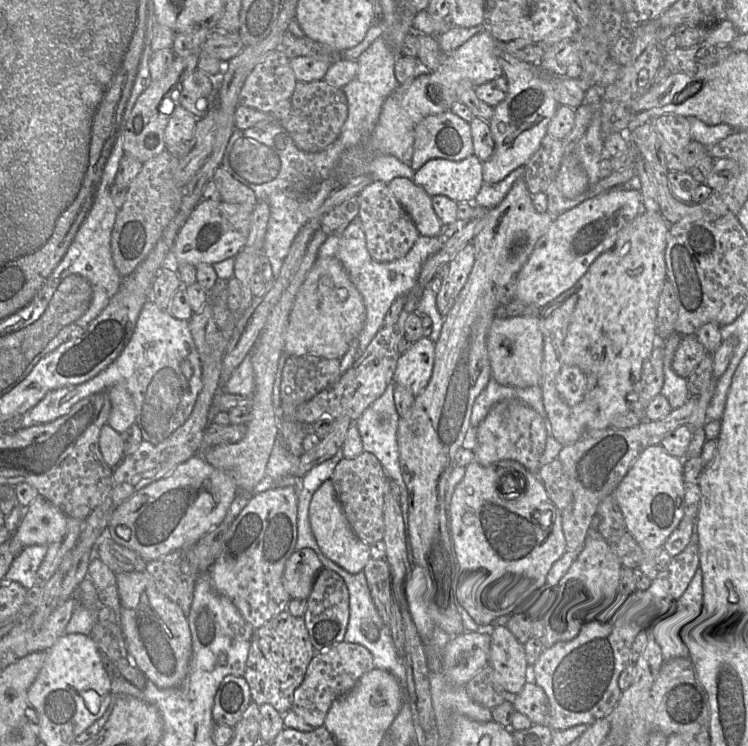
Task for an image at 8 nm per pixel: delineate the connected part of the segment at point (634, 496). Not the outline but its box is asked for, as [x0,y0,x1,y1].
[612,444,684,583]

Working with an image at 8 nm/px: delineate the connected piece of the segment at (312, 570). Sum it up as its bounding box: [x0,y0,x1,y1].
[282,547,323,600]

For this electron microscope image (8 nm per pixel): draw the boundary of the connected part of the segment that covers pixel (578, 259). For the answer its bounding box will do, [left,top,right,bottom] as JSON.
[514,189,641,308]

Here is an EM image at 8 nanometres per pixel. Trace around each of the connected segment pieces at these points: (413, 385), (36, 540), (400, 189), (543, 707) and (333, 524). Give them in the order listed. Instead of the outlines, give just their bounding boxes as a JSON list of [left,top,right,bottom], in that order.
[[393,337,435,396],[15,495,68,547],[386,177,444,237],[515,665,550,725],[309,480,371,573]]

